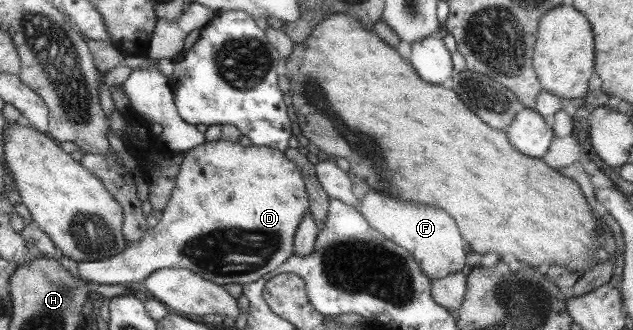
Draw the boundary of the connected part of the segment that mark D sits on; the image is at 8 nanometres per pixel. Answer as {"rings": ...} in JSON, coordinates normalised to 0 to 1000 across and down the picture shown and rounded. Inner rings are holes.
{"rings":[[[359,424],[327,427],[324,436],[308,442],[292,464],[286,512],[283,515],[280,561],[275,567],[272,600],[264,612],[261,636],[256,639],[256,658],[245,688],[232,691],[229,715],[220,727],[220,739],[199,752],[188,770],[175,776],[160,791],[130,794],[125,797],[125,842],[137,848],[137,855],[153,855],[153,861],[202,861],[209,855],[223,855],[231,848],[239,827],[248,824],[251,815],[262,812],[294,812],[308,821],[308,830],[319,833],[321,842],[332,845],[333,855],[354,861],[393,861],[408,852],[415,836],[423,836],[433,824],[441,806],[452,794],[460,770],[464,770],[464,718],[466,697],[472,694],[472,679],[479,670],[479,655],[490,642],[490,600],[483,582],[482,539],[477,518],[472,515],[466,491],[447,458],[434,455],[423,442],[384,442],[378,430],[365,430]]]}

